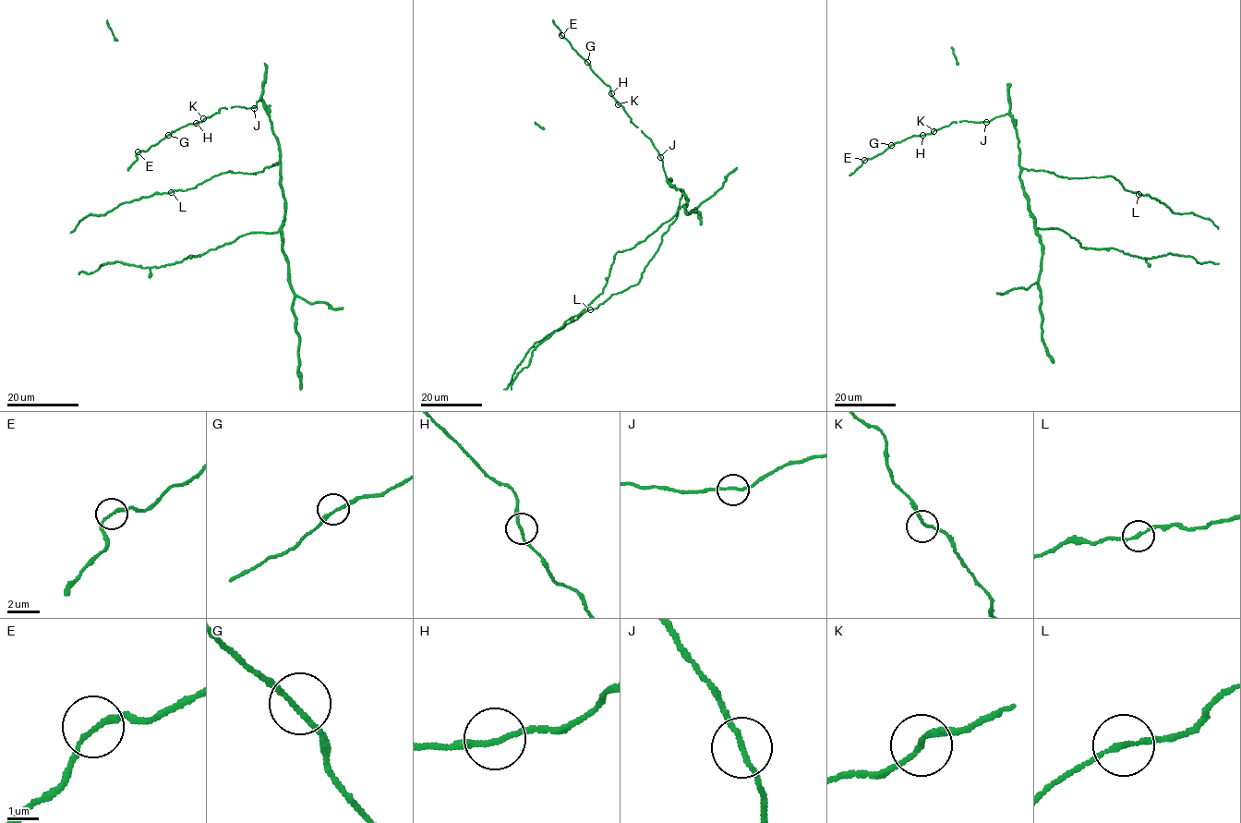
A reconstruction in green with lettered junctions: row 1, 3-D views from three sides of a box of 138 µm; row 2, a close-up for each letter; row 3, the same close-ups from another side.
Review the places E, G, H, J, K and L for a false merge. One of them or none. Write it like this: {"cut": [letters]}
{"cut": []}

